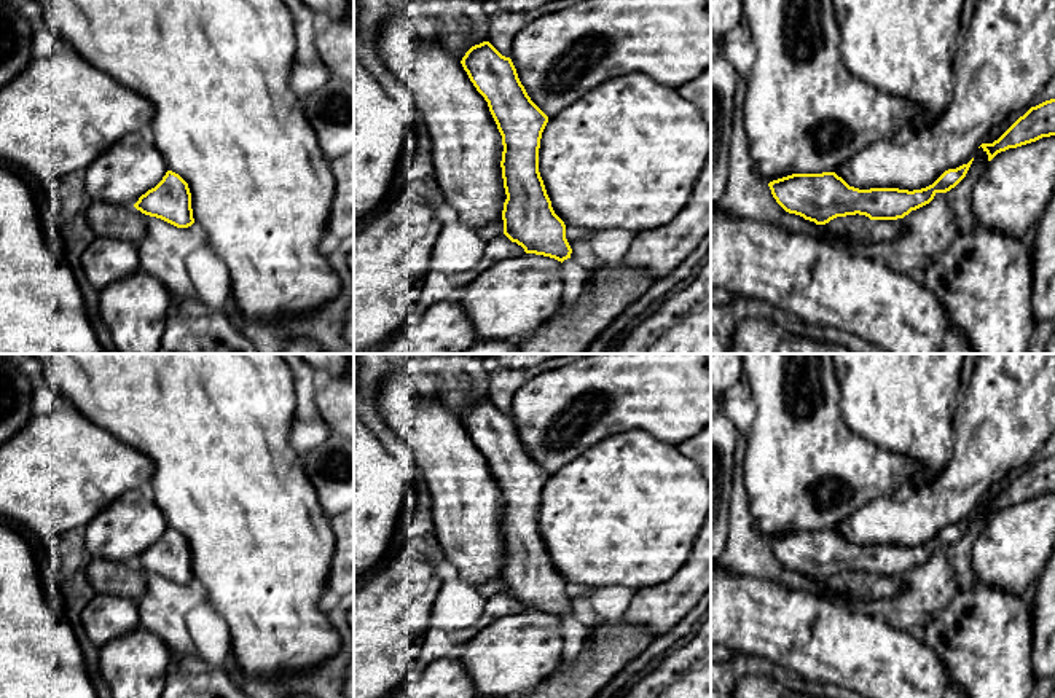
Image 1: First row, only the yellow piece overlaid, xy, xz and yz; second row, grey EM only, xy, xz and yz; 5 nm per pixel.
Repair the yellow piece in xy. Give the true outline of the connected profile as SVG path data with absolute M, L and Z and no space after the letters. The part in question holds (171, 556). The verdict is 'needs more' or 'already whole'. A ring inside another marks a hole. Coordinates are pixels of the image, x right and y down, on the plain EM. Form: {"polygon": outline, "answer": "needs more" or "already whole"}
{"polygon": "M126 491L83 531L89 559L134 563L177 585L194 580L188 540L167 521L150 491Z", "answer": "needs more"}

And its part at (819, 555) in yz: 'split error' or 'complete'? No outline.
split error

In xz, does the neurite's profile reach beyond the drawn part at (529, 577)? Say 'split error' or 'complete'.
split error

